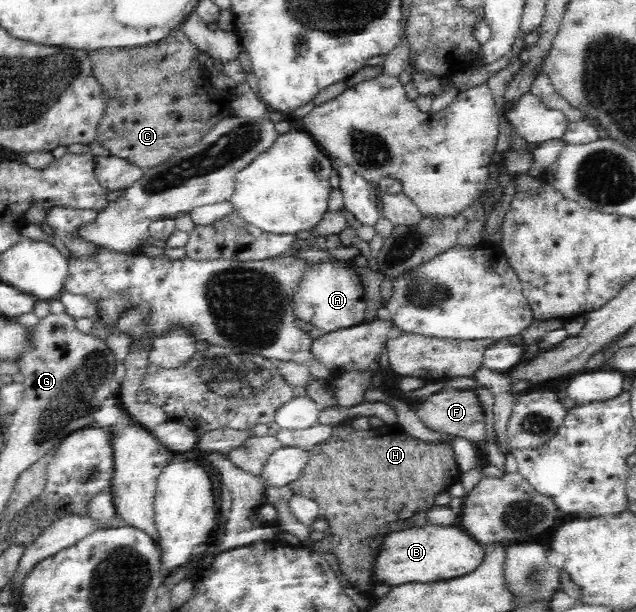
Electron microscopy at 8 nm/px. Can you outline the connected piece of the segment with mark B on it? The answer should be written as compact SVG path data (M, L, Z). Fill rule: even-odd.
M434 526L408 528L386 536L384 546L374 564L374 580L392 587L416 582L438 582L457 578L474 572L485 558L485 549L480 547L464 529L458 526Z

